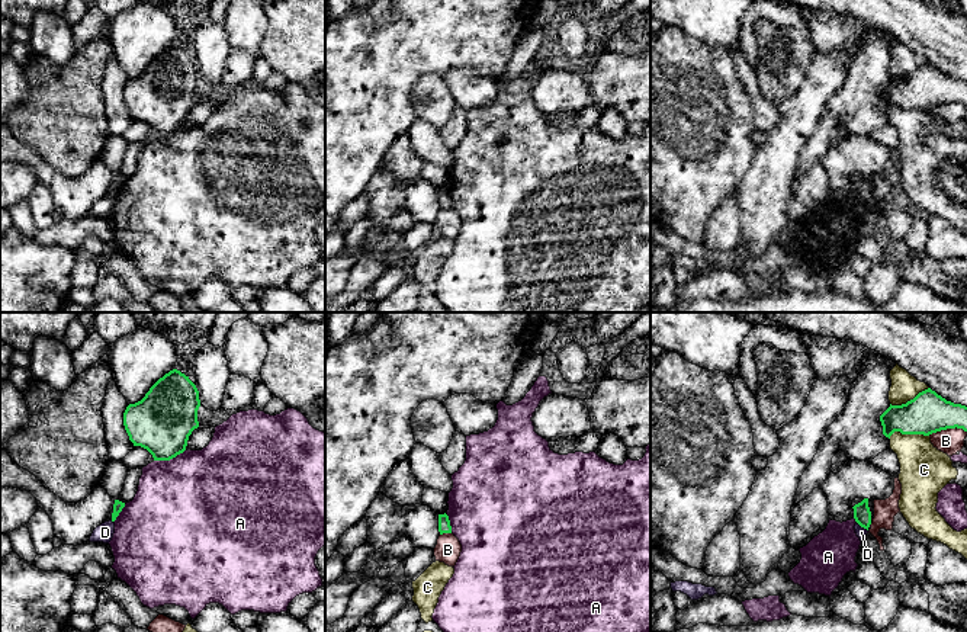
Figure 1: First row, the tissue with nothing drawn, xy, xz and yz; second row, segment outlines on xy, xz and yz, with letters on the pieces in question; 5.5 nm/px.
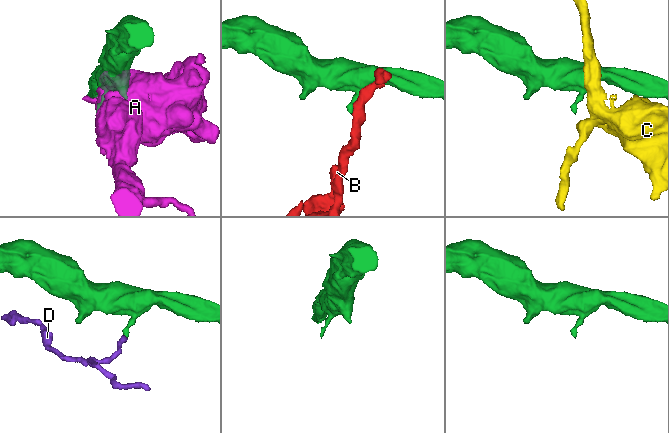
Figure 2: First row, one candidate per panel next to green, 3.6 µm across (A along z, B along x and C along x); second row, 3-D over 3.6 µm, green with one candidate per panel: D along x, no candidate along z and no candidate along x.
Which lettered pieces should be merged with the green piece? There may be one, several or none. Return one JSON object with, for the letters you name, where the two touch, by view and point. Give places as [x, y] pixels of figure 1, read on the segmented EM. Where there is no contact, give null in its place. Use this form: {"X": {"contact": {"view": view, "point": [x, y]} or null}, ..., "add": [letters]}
{"add": []}

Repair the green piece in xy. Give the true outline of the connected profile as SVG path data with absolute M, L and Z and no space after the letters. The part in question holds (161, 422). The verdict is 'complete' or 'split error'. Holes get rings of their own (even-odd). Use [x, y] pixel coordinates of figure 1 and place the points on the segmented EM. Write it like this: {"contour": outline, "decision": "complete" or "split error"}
{"contour": "M173 369L141 401L126 407L123 426L134 446L147 449L154 461L170 461L186 450L189 436L199 427L199 407L196 385Z", "decision": "complete"}

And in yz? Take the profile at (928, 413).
{"contour": "M928 388L906 404L890 404L880 421L889 439L894 432L923 436L955 427L967 432L967 407L947 401Z", "decision": "complete"}

